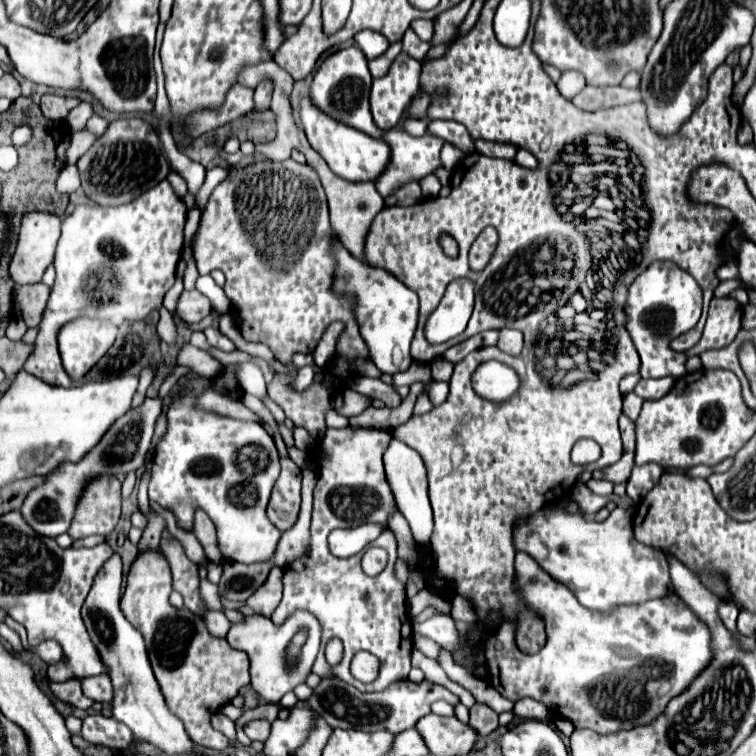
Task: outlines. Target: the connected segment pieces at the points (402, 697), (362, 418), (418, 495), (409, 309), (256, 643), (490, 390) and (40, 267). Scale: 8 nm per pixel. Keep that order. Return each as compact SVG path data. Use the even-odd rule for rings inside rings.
M322 677L318 687L314 687L308 707L316 711L330 727L340 727L340 729L358 729L358 731L390 731L392 735L410 729L416 725L416 721L424 715L430 713L430 705L438 699L448 701L450 705L458 703L458 697L452 695L446 687L432 683L432 681L422 681L422 683L412 683L408 679L402 679L398 683L388 685L384 691L378 693L362 693L356 687L344 683L338 677Z
M412 383L410 385L410 395L402 401L400 407L396 409L376 409L376 407L368 407L364 409L360 415L350 419L350 427L374 427L374 429L390 429L394 431L398 425L406 423L412 417L412 407L418 399L418 395L426 389L424 383Z
M392 437L388 449L384 451L384 467L386 467L386 479L392 487L392 495L396 499L398 509L408 519L412 535L418 543L430 543L432 533L432 507L428 501L428 481L426 481L426 467L418 451L408 447L406 443Z
M334 237L334 251L336 251L336 291L348 293L356 297L356 319L360 325L360 333L368 345L368 357L370 361L382 371L382 373L400 373L406 371L412 365L410 355L410 341L416 331L418 323L418 295L404 287L402 281L398 281L392 273L380 269L380 267L366 267L358 259L354 259L342 243Z
M294 611L280 627L275 626L271 620L261 615L245 616L244 622L232 623L226 639L230 646L245 651L252 661L252 687L270 703L278 703L284 693L292 691L296 685L304 683L310 667L316 659L316 653L320 649L320 637L322 627L320 621L310 611ZM302 629L308 629L308 639L296 659L294 665L288 665L286 661L286 648L290 645L290 639Z
M488 361L480 365L474 371L472 381L474 381L474 391L480 397L494 403L510 399L512 395L516 395L520 387L520 377L516 375L516 371L512 371L512 367L498 361Z
M34 211L34 213L24 215L18 247L16 247L16 253L14 253L12 263L10 263L10 277L14 283L26 285L26 283L40 283L42 281L44 271L54 261L54 249L56 249L56 243L60 239L60 223L62 223L60 217L52 215L52 213Z

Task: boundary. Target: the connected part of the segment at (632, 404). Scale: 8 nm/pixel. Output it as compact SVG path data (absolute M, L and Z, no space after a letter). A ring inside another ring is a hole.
M634 393L624 395L624 415L628 415L632 421L636 421L642 403L644 403L644 399L640 399L640 397L634 395Z

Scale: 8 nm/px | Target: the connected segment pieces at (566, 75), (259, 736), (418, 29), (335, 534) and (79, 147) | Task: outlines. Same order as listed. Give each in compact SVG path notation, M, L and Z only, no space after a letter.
M564 71L560 81L558 81L558 91L566 97L572 99L576 93L580 93L586 85L584 75L580 75L580 71Z
M248 721L242 729L252 741L266 741L270 735L270 723L268 721Z
M416 19L412 21L410 25L414 29L414 33L422 39L422 41L430 41L432 37L432 31L434 31L434 23L432 21L426 21L426 19Z
M366 523L366 525L352 527L352 529L334 529L328 537L330 553L336 557L356 555L368 543L376 541L382 531L384 531L384 525L380 525L380 523Z
M88 129L76 131L72 133L72 141L70 141L70 149L68 149L68 163L76 163L96 141L98 137L94 133L90 133Z

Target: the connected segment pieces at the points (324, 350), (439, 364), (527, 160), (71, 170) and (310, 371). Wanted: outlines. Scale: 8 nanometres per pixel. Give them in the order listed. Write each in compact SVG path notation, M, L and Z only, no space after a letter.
M340 321L330 323L330 327L324 331L324 335L322 335L316 351L312 353L314 355L314 363L318 367L324 369L324 367L328 367L332 363L334 353L336 353L336 341L338 341L338 337L340 337L342 331L344 331L344 323L340 323Z
M436 359L436 361L432 361L430 367L432 367L432 379L434 381L448 381L452 377L454 365L446 359Z
M518 149L518 153L516 153L516 163L522 165L522 167L526 167L526 169L536 169L536 167L538 167L536 157L534 157L530 151L526 151L526 149Z
M66 165L58 177L58 191L62 193L72 193L78 189L80 185L80 175L78 175L78 169L76 165Z
M305 366L298 370L296 379L292 384L292 388L296 391L305 390L313 382L314 375L314 366Z

